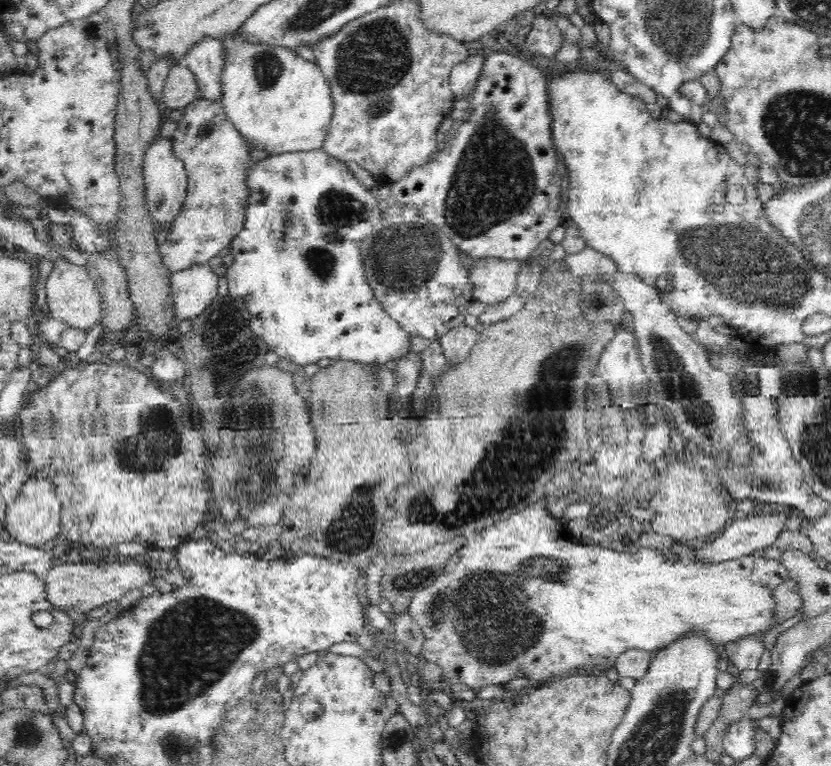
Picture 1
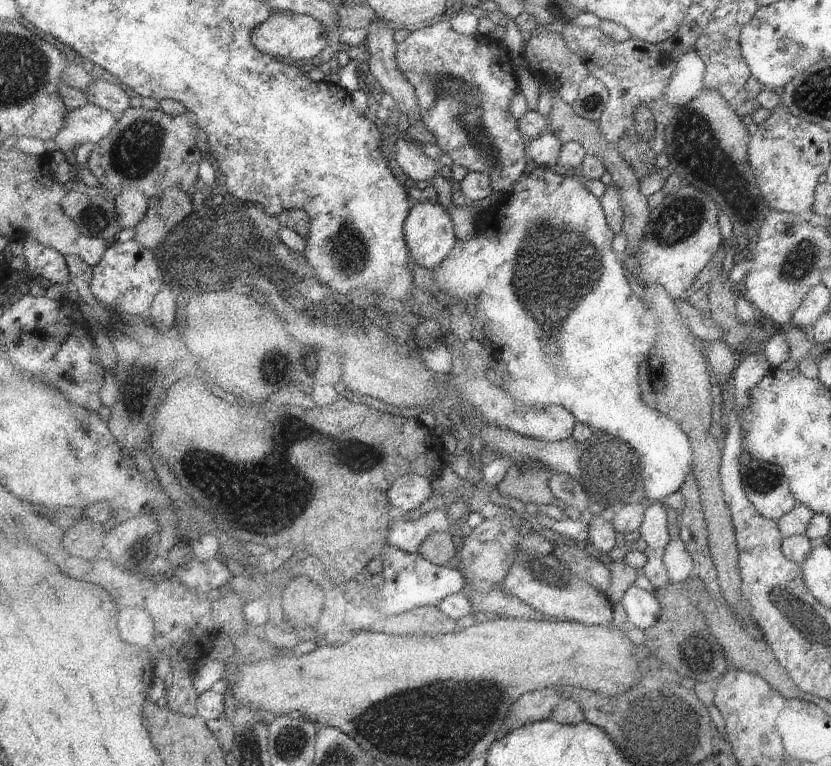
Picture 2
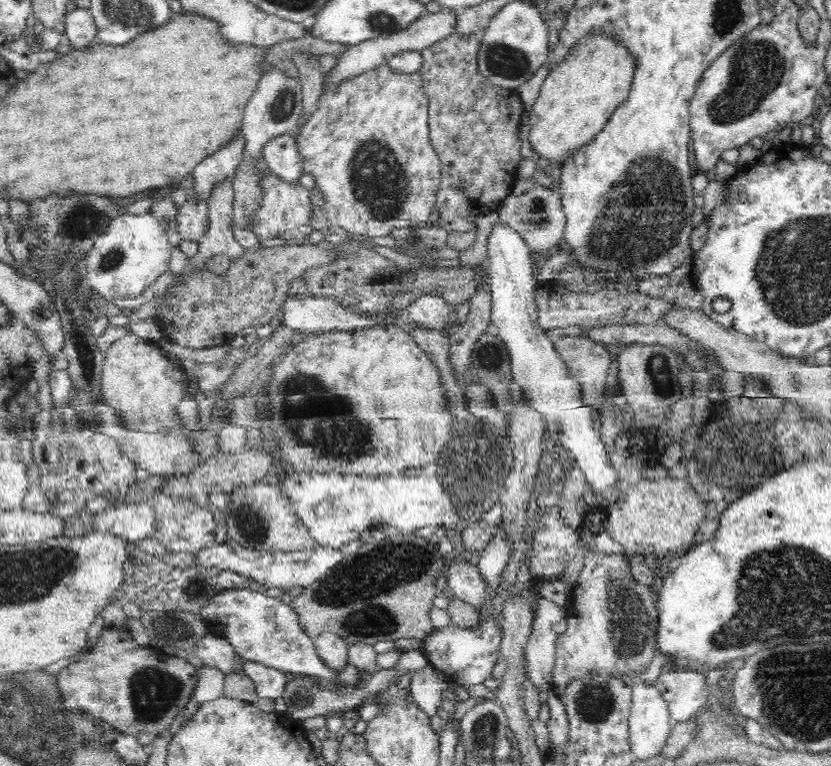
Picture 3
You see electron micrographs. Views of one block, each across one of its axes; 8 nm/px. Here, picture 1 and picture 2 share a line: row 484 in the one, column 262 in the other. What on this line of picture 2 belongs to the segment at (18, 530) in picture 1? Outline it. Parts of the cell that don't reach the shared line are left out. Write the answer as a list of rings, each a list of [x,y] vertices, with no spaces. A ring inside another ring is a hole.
[[[274,13],[266,23],[260,24],[259,28],[254,30],[254,45],[261,52],[271,56],[280,55],[283,58],[293,58],[293,60],[313,60],[325,50],[327,44],[329,44],[327,28],[315,17],[301,13]]]

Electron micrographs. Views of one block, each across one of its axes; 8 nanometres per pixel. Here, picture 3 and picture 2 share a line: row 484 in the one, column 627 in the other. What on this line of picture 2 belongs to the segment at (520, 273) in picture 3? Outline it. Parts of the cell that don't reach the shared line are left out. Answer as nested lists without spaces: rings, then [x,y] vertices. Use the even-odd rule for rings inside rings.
[[[632,585],[624,593],[621,602],[630,625],[645,632],[658,623],[658,618],[662,613],[662,604],[657,593],[649,593],[643,588]]]

